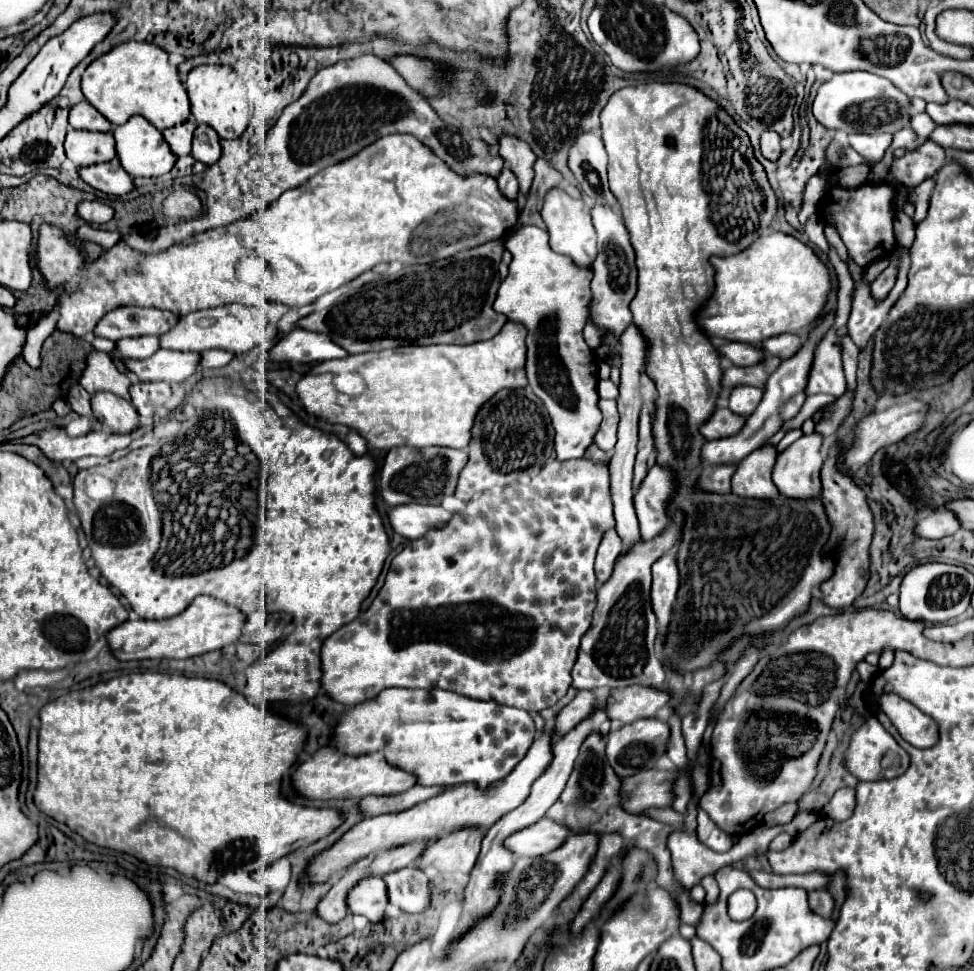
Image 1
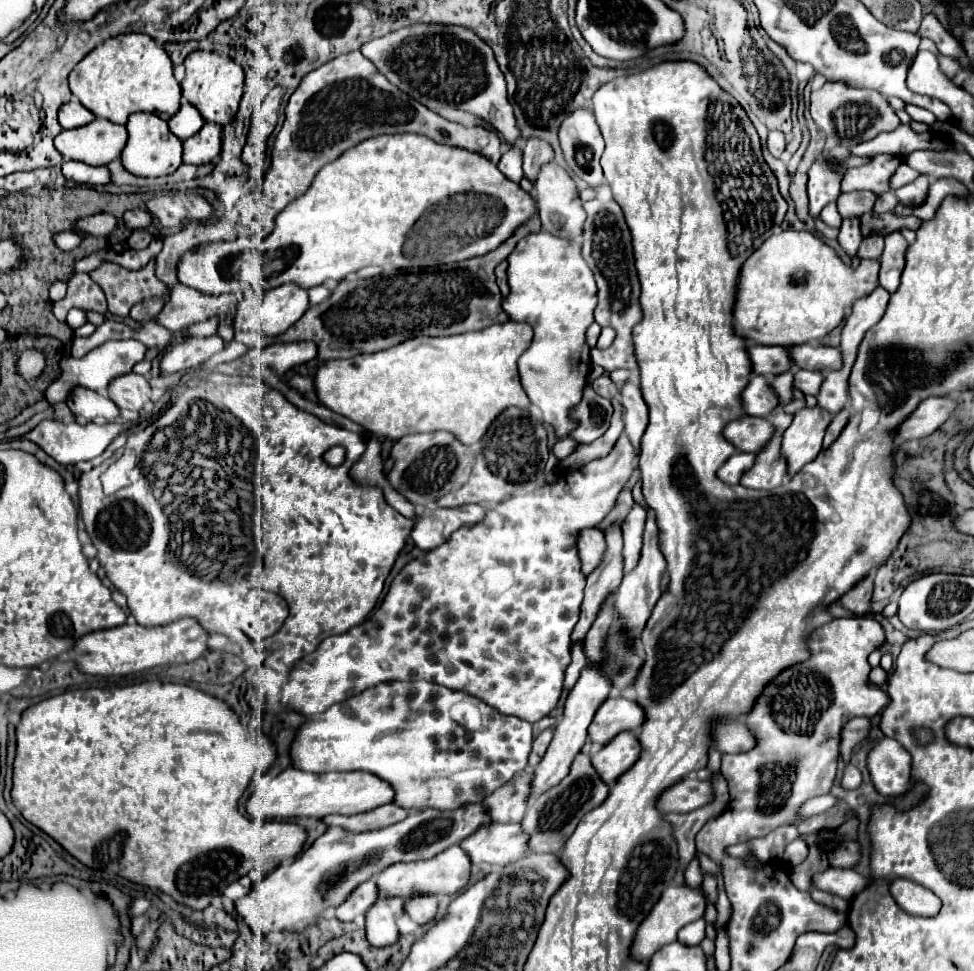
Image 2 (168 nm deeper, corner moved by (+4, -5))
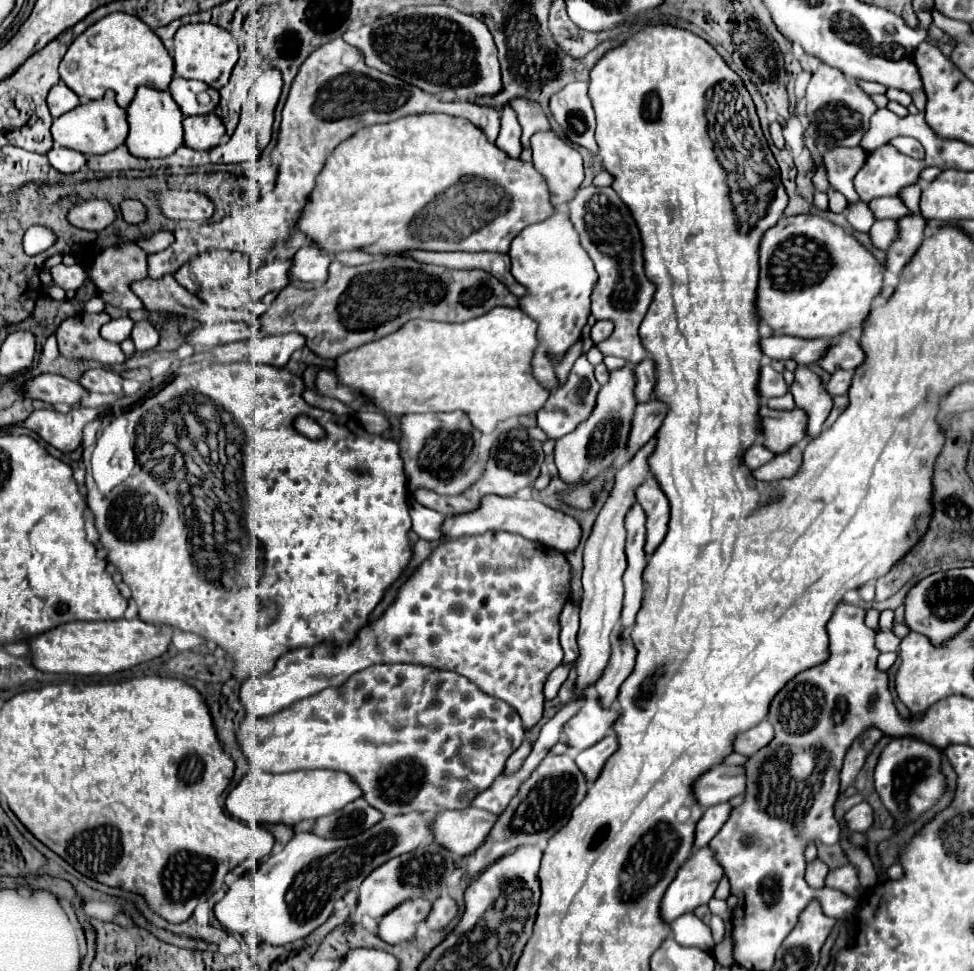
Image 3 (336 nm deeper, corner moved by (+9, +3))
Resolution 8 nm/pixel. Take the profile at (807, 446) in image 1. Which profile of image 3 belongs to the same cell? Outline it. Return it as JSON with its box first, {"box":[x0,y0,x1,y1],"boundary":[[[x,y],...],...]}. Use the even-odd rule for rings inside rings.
{"box":[789,366,833,438],"boundary":[[[803,366],[797,368],[795,382],[789,390],[795,398],[795,404],[807,412],[807,436],[815,438],[833,408],[833,398],[825,392],[819,376]]]}

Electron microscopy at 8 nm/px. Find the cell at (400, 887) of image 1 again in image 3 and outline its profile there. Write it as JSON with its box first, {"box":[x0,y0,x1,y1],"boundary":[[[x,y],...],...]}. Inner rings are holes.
{"box":[425,896,457,930],"boundary":[[[441,896],[433,902],[433,908],[429,912],[429,916],[425,918],[427,926],[433,930],[433,928],[443,928],[445,924],[449,924],[449,920],[457,914],[457,904],[449,898],[449,896]]]}

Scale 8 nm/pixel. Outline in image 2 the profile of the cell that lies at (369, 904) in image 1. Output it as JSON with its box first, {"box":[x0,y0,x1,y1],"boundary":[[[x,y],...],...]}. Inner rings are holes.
{"box":[366,898,404,948],"boundary":[[[380,898],[366,914],[366,934],[368,942],[376,948],[384,948],[400,936],[396,918],[404,916],[404,898]]]}

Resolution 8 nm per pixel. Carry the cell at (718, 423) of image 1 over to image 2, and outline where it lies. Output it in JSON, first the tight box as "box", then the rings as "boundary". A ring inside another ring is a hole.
{"box":[724,416,776,454],"boundary":[[[742,416],[740,420],[734,420],[724,428],[724,436],[740,452],[754,452],[756,454],[770,442],[774,430],[776,428],[766,418]]]}

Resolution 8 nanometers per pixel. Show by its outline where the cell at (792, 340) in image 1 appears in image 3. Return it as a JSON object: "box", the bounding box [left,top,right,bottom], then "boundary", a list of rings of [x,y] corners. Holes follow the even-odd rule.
{"box":[817,336,863,374],"boundary":[[[839,336],[833,340],[833,344],[827,348],[827,352],[817,364],[831,374],[839,368],[855,370],[861,362],[863,362],[863,350],[859,348],[857,340],[849,338],[847,342],[847,336]]]}

